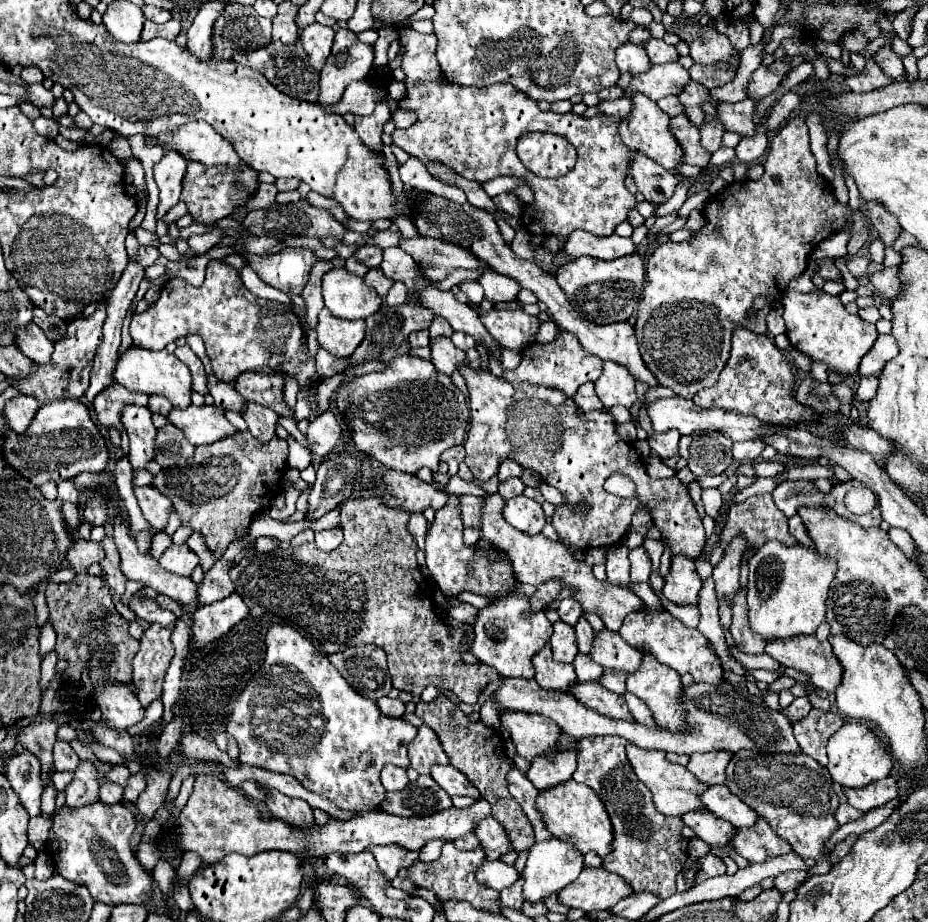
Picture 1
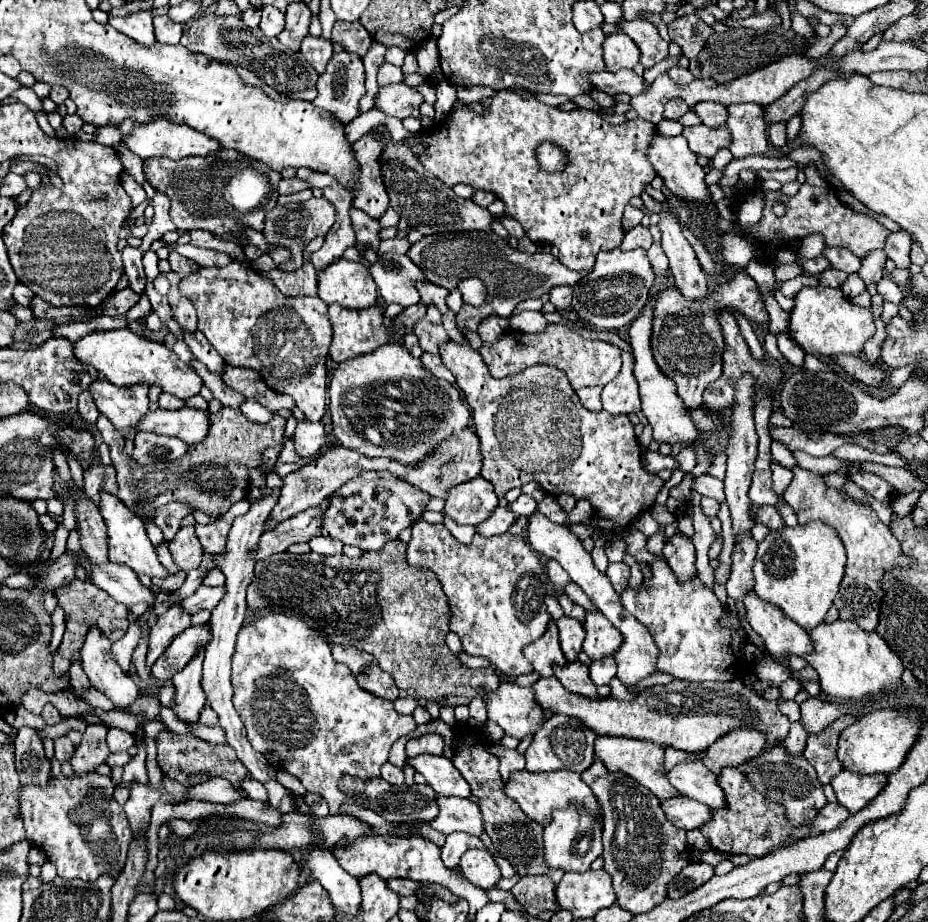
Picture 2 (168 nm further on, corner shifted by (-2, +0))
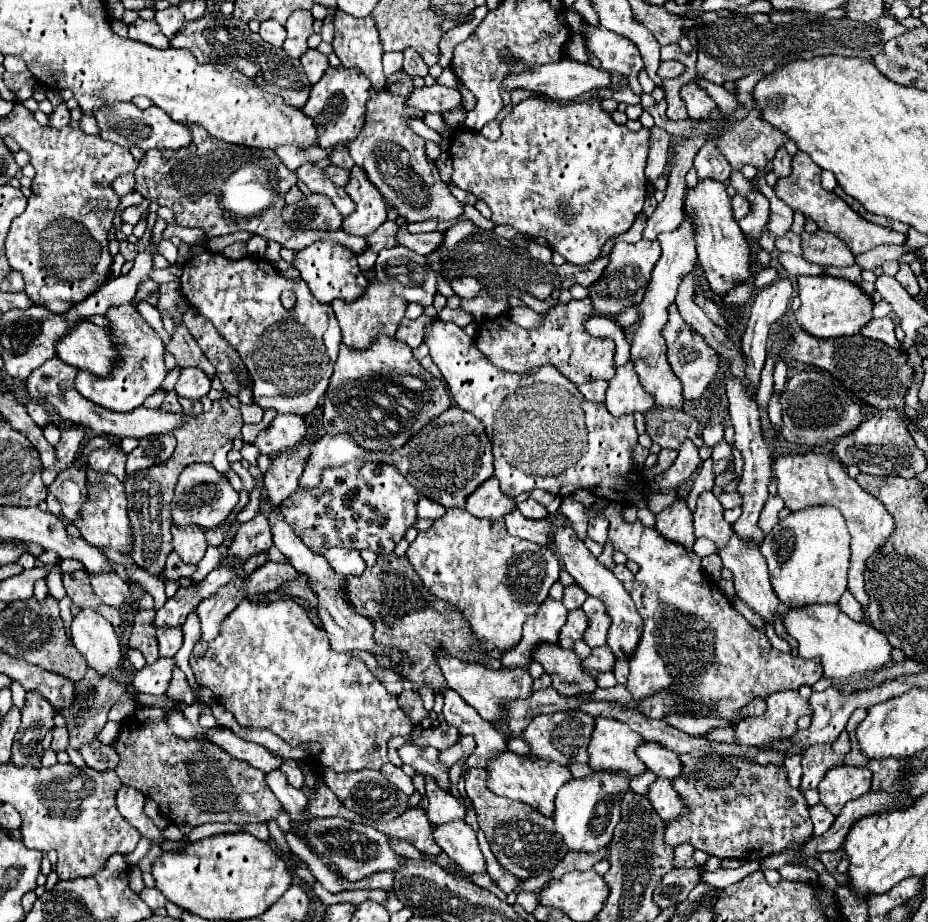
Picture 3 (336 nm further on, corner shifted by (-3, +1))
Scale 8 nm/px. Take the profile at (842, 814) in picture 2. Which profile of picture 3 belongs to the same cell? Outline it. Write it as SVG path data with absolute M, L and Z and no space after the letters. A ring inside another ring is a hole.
M820 803L810 807L810 819L814 823L814 835L816 837L824 835L830 829L830 825L834 823L834 815L828 809L824 809L824 805L820 805Z

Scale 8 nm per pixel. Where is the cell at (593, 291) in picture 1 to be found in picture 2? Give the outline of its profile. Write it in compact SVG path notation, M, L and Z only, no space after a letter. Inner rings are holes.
M619 248L611 252L599 252L593 270L571 286L571 310L591 328L619 330L623 326L629 326L643 312L649 302L649 290L653 282L655 274L643 248L631 252L621 252Z

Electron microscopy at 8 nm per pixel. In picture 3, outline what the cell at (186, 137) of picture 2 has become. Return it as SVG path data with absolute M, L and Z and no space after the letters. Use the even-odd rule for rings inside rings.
M114 101L114 103L102 103L96 113L98 131L100 137L106 141L112 141L120 147L140 147L144 151L148 149L180 149L184 145L190 145L192 135L190 129L172 121L162 109L152 105L150 109L138 109L132 101Z

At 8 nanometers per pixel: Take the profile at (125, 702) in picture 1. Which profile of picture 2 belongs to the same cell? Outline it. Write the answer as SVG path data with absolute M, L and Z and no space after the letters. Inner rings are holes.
M89 630L81 650L81 664L91 686L103 692L113 702L115 710L129 712L129 706L139 698L139 688L135 680L109 656L109 648L111 642L99 634L99 630Z

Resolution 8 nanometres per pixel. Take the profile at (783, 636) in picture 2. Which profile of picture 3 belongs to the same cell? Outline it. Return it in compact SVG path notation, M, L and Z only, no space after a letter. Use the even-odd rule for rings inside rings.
M734 531L732 537L730 537L730 541L728 541L722 549L718 549L718 555L720 555L720 559L722 559L722 565L724 565L726 569L730 569L732 575L734 575L736 595L740 593L738 597L740 597L748 607L756 609L756 611L764 617L764 621L768 621L768 623L772 623L776 611L778 611L778 613L784 613L786 607L780 605L778 597L776 597L776 593L774 593L772 585L770 585L770 575L768 575L768 569L766 569L766 561L764 561L764 557L762 557L762 553L760 553L760 543L742 539L742 537Z

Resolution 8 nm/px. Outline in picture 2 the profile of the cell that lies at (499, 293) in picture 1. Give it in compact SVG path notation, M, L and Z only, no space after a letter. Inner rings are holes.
M465 278L459 282L459 290L463 294L463 302L471 306L481 306L487 298L487 288L479 278Z

